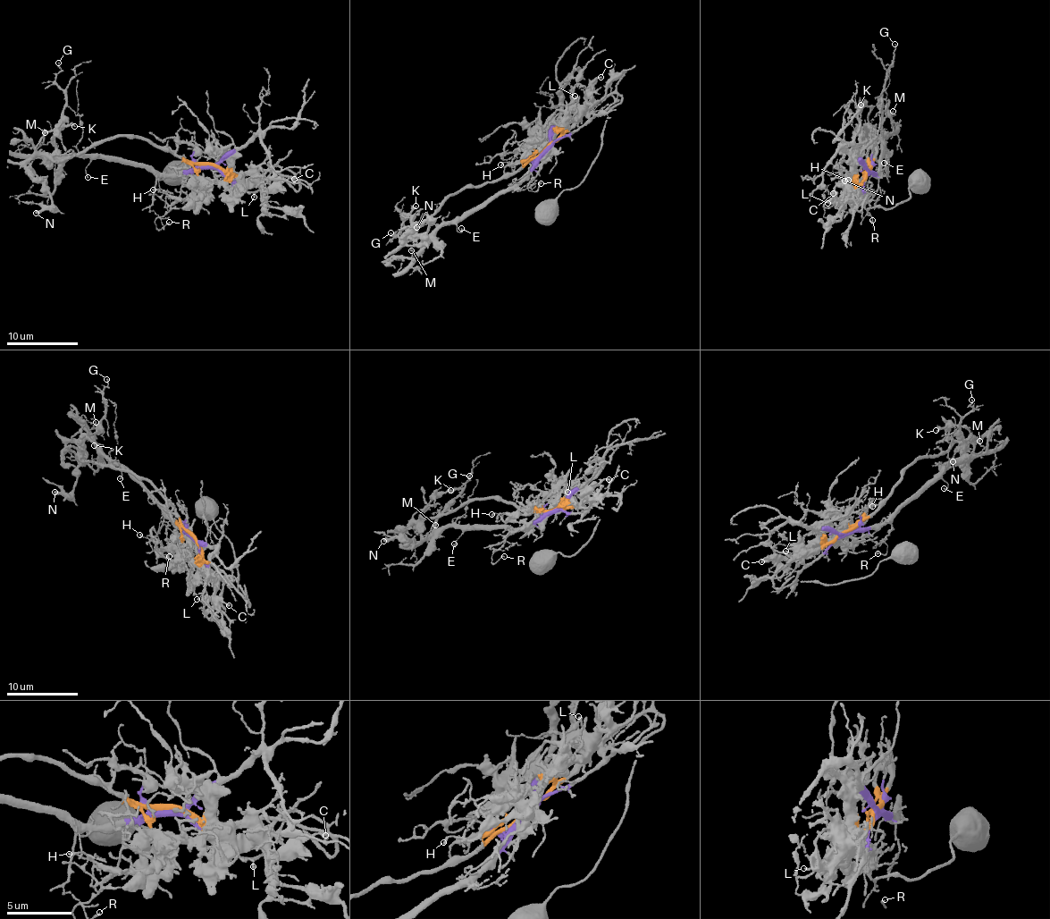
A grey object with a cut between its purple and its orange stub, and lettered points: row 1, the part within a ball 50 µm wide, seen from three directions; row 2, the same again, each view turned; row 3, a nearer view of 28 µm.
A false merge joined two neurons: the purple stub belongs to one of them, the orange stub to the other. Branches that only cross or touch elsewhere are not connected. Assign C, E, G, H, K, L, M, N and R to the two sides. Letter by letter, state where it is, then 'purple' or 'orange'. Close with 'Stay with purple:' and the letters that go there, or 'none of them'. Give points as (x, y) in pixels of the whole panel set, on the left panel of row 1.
C: place (294, 179); orange
E: place (88, 177); purple
G: place (58, 63); purple
H: place (153, 189); orange
K: place (74, 126); orange
L: place (254, 197); orange
M: place (45, 132); purple
N: place (36, 213); orange
R: place (169, 222); orange
Stay with purple: E, G, M

